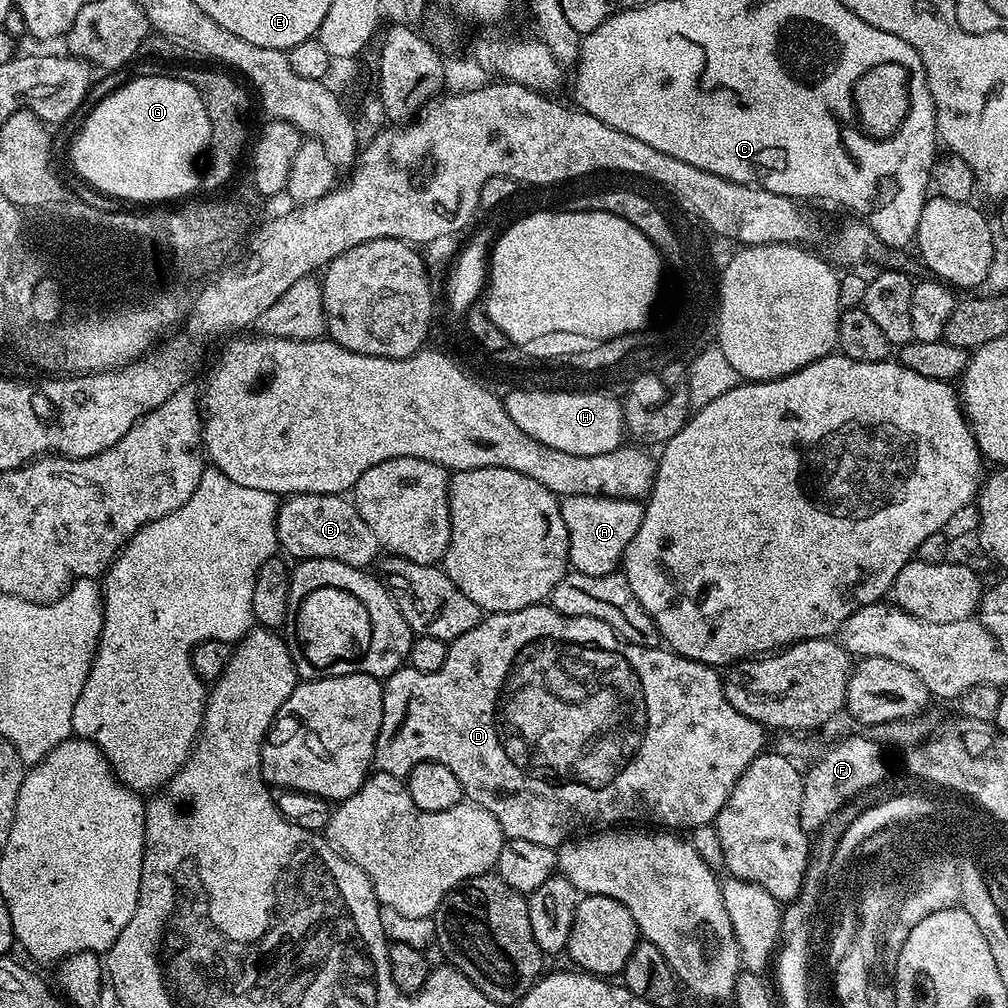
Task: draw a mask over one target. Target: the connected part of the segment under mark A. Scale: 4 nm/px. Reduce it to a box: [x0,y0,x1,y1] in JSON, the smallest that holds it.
[560,496,644,576]

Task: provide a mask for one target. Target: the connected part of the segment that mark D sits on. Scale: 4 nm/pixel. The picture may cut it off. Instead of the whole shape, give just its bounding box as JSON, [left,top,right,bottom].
[374,602,766,848]

